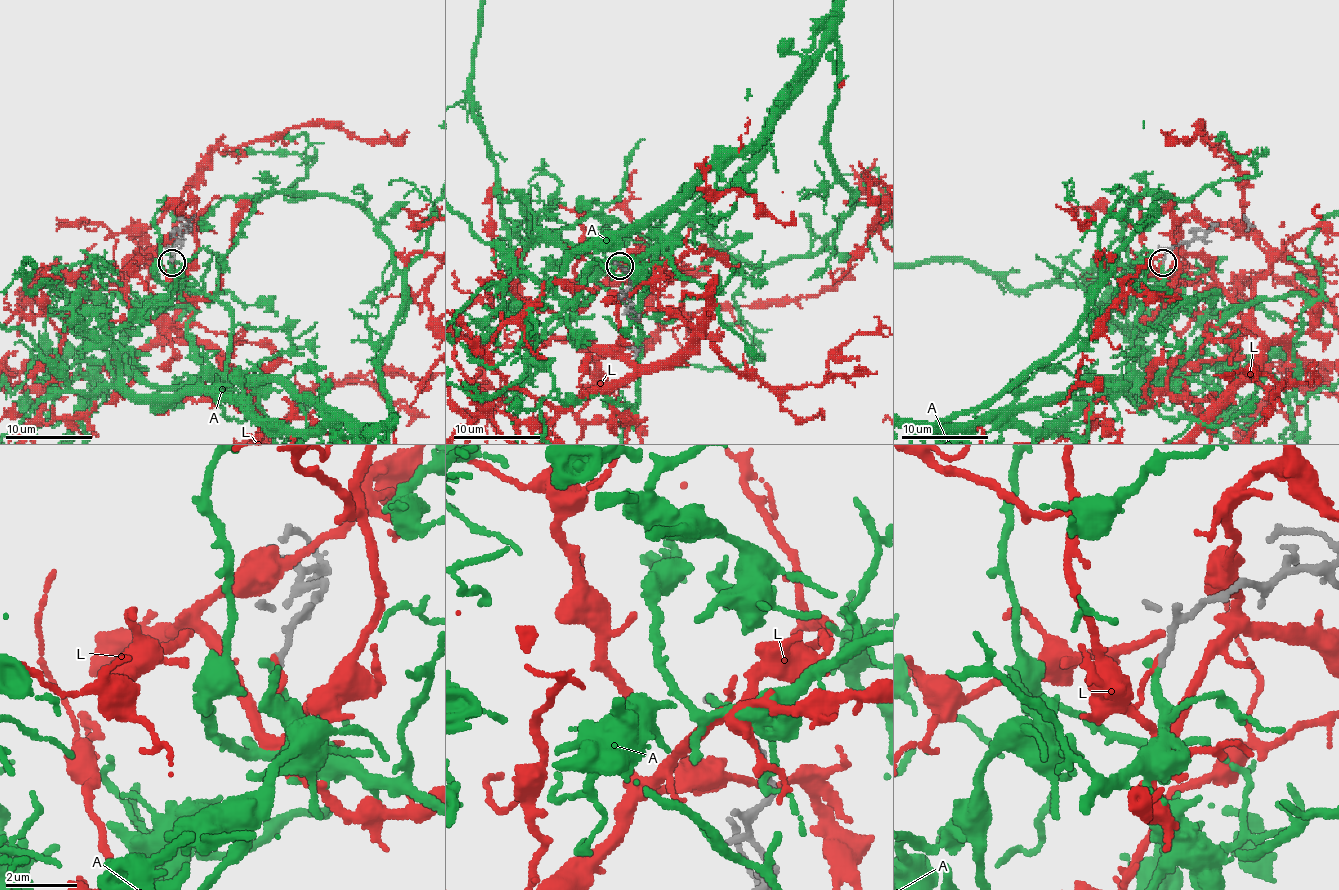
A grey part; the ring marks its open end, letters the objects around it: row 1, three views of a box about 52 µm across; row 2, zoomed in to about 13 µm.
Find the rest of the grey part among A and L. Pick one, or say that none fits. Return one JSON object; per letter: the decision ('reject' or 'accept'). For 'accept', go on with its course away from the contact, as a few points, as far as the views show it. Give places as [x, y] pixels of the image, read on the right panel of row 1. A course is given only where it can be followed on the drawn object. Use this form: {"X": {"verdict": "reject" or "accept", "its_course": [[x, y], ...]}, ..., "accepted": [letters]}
{"A": {"verdict": "accept"}, "L": {"verdict": "reject"}, "accepted": ["A"]}

